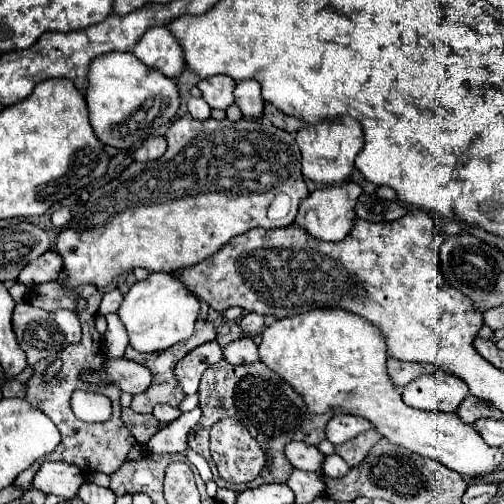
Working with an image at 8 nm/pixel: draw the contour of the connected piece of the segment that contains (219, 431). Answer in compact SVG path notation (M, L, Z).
M221 419L211 427L211 457L217 465L219 475L229 483L247 483L253 481L259 471L265 467L267 457L261 445L249 435L249 431L237 419Z

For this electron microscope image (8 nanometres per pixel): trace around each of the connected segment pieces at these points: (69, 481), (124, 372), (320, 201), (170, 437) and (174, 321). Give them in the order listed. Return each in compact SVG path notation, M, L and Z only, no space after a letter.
M43 461L39 471L33 477L31 489L71 499L77 495L79 485L85 481L87 481L87 475L79 471L79 467L73 467L73 463Z
M107 359L107 367L103 367L101 373L87 373L85 377L93 385L113 383L131 395L143 393L151 385L151 371L127 359Z
M347 181L343 185L329 185L329 187L315 189L299 205L299 213L297 213L295 221L303 229L307 229L311 235L315 235L317 239L323 239L323 241L343 241L349 235L349 231L353 229L353 223L357 219L355 203L357 203L357 197L361 193L363 193L363 189L357 183L353 183L353 181Z
M195 407L193 411L181 415L179 419L173 421L173 425L161 427L147 443L147 449L151 453L185 453L189 449L187 445L187 435L189 429L199 421L201 409Z
M151 273L145 283L137 281L127 291L117 315L127 329L129 345L141 353L155 353L193 335L193 325L199 315L199 299L171 273Z

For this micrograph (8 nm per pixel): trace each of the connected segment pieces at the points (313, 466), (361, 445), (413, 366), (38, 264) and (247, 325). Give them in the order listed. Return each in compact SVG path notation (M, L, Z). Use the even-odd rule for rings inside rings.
M293 441L293 443L287 445L285 455L287 455L287 459L291 461L291 465L295 469L315 471L315 473L323 471L323 459L325 459L325 455L317 447L313 447L313 445Z
M365 431L365 433L359 433L357 437L341 443L341 445L335 445L335 453L349 465L349 467L355 467L359 465L365 455L369 453L369 449L381 439L381 435L377 431Z
M393 357L387 359L387 373L393 379L393 383L401 389L407 383L411 383L413 379L427 375L427 373L433 373L435 369L437 367L429 365L429 363L407 363L407 361L399 361L399 359L393 359Z
M47 251L39 259L31 261L27 267L23 267L23 271L19 273L19 281L27 287L55 281L55 279L59 279L61 269L63 269L61 257L55 251Z
M247 313L247 315L243 315L243 319L239 321L239 325L241 325L241 329L245 333L257 335L257 333L261 333L265 329L265 317L259 315L259 313Z

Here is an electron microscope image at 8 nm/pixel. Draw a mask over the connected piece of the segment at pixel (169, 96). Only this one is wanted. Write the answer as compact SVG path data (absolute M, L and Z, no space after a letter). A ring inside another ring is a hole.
M107 53L97 57L89 67L89 89L85 97L97 137L117 149L139 145L143 139L163 133L181 107L179 85L171 77L139 63L133 53Z

